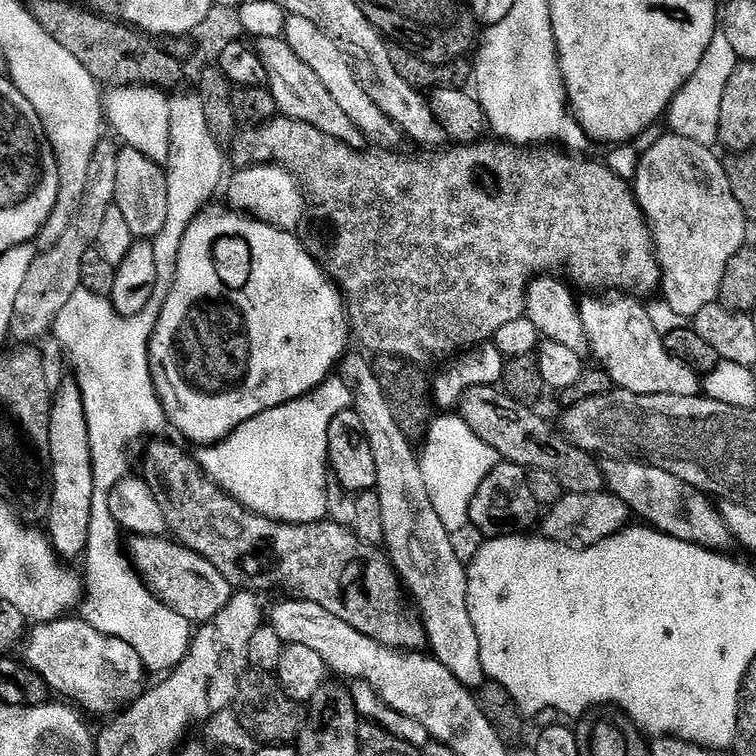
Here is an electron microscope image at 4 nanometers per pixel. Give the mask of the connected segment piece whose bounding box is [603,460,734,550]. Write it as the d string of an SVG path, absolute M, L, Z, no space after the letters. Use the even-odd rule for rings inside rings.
M617 460L603 469L603 476L607 491L617 496L631 515L641 516L644 519L641 521L657 532L705 550L733 547L733 536L724 525L721 513L712 509L713 501L703 492L674 478L674 474L666 474L666 470L658 470L639 460Z

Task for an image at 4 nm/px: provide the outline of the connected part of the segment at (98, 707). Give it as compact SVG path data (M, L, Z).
M76 618L37 624L27 633L23 648L29 666L60 695L58 697L79 706L85 713L104 716L107 712L116 714L128 708L145 691L144 661L115 635L100 633L82 618L72 619Z

